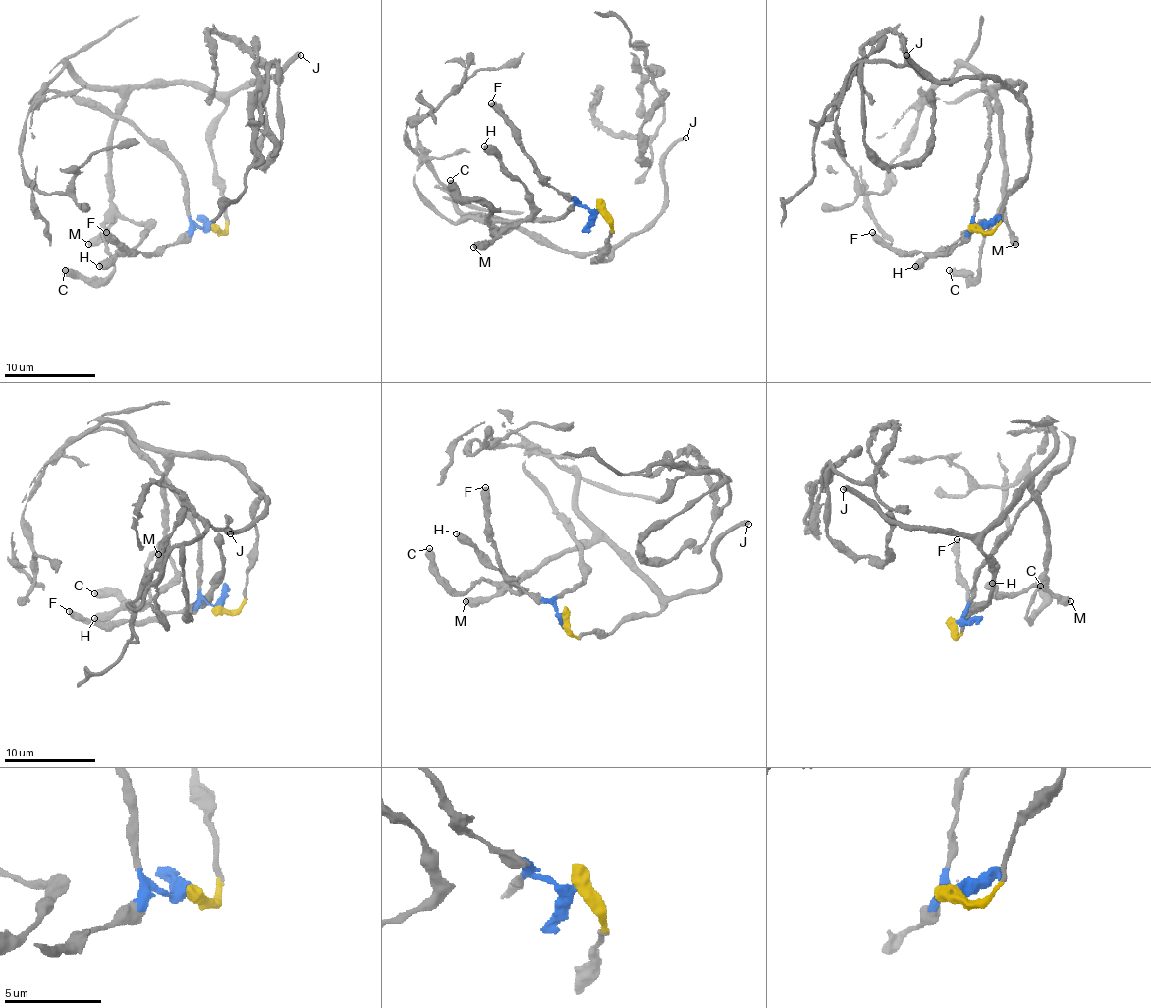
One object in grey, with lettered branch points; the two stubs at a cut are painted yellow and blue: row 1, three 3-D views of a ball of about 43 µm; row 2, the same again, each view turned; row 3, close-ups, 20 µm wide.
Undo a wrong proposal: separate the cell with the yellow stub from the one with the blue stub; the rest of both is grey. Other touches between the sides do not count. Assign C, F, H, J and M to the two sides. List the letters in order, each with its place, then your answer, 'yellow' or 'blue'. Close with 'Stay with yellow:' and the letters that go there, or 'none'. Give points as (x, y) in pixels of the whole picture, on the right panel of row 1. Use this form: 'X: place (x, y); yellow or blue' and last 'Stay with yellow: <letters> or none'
C: place (949, 270); yellow
F: place (872, 232); blue
H: place (915, 266); yellow
J: place (906, 55); yellow
M: place (1015, 244); yellow
Stay with yellow: C, H, J, M

